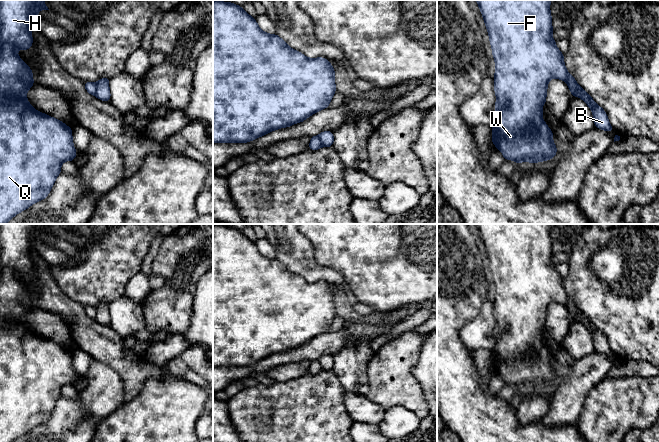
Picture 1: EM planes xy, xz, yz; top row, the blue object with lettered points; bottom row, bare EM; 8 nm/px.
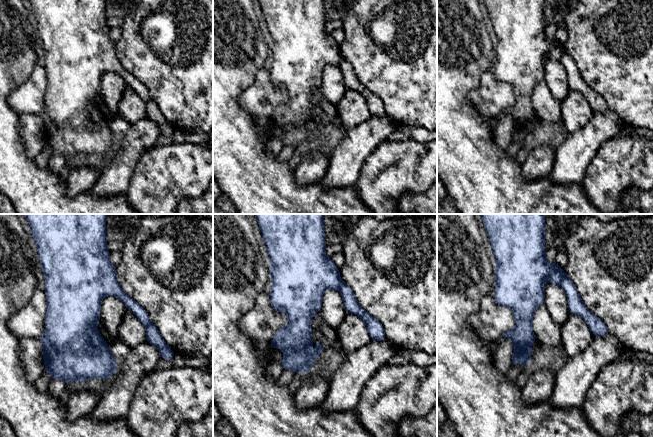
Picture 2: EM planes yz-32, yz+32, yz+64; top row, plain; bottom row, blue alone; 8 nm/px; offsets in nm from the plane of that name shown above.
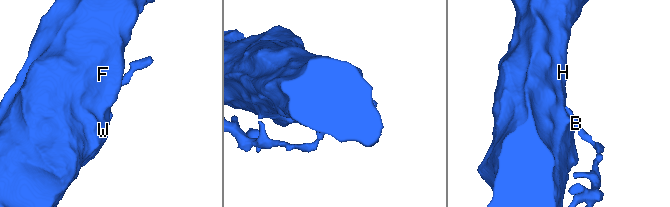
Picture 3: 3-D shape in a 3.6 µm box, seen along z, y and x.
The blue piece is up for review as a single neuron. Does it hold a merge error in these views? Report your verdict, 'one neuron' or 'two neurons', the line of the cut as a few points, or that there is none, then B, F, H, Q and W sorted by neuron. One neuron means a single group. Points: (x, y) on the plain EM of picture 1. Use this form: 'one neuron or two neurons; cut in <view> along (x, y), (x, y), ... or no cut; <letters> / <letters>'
two neurons; cut in xy along (95, 307), (96, 319); B / F H Q W

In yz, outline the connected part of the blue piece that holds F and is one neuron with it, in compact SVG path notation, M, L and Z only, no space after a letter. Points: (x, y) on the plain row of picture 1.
M476 224L483 240L495 284L494 315L496 318L496 345L491 351L492 367L506 384L531 388L553 383L557 372L552 364L553 356L543 343L542 330L546 327L548 306L552 302L568 303L564 278L552 262L553 251L550 236L551 224Z

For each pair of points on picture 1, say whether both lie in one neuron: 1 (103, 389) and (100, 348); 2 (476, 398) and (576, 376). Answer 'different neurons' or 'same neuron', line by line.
1: different neurons
2: different neurons

